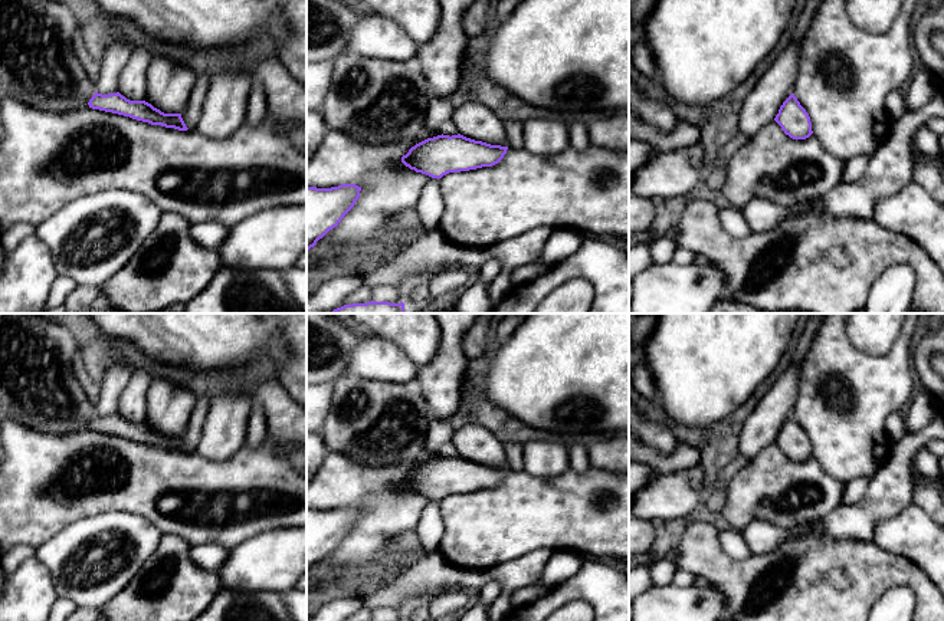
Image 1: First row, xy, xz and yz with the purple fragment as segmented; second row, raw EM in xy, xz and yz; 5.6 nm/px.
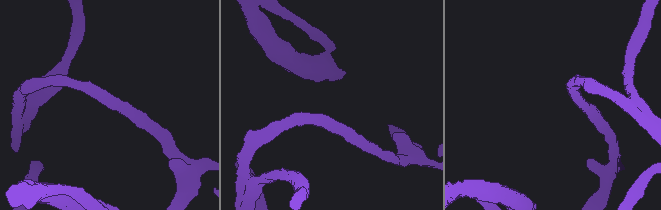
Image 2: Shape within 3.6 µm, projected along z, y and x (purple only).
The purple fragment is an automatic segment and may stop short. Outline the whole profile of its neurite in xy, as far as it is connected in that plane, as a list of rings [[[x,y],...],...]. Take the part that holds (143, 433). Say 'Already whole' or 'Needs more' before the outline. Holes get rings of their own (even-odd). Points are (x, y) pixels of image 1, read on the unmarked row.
Needs more. [[[155,377],[145,401],[144,423],[130,423],[119,414],[108,417],[95,414],[88,427],[92,431],[130,438],[151,447],[187,453],[181,434],[189,424],[197,397],[186,388]]]

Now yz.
Needs more. [[[803,362],[786,369],[744,421],[738,454],[747,461],[773,443],[793,461],[813,456],[810,438],[793,415],[802,369]]]

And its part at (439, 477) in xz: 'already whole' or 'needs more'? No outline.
needs more

